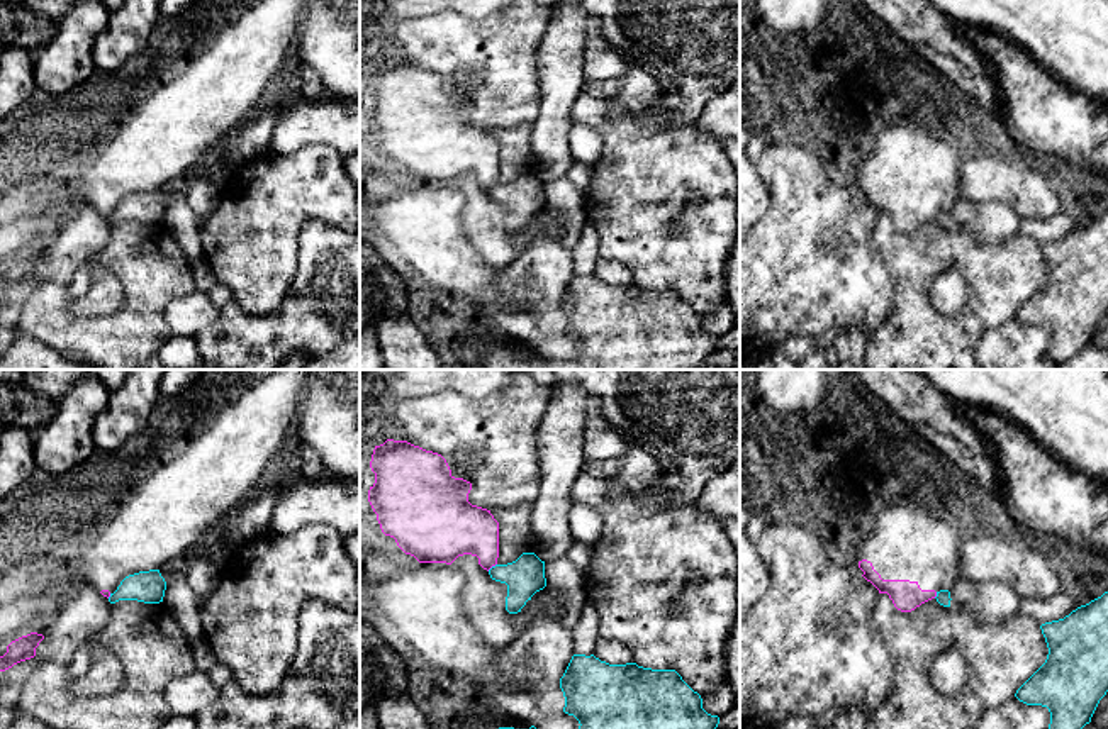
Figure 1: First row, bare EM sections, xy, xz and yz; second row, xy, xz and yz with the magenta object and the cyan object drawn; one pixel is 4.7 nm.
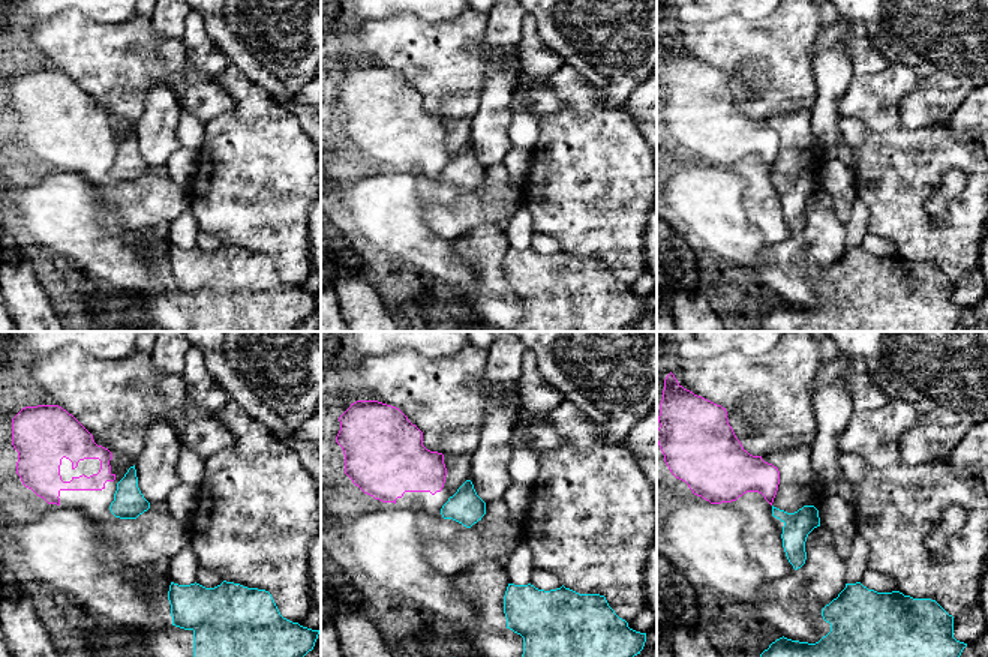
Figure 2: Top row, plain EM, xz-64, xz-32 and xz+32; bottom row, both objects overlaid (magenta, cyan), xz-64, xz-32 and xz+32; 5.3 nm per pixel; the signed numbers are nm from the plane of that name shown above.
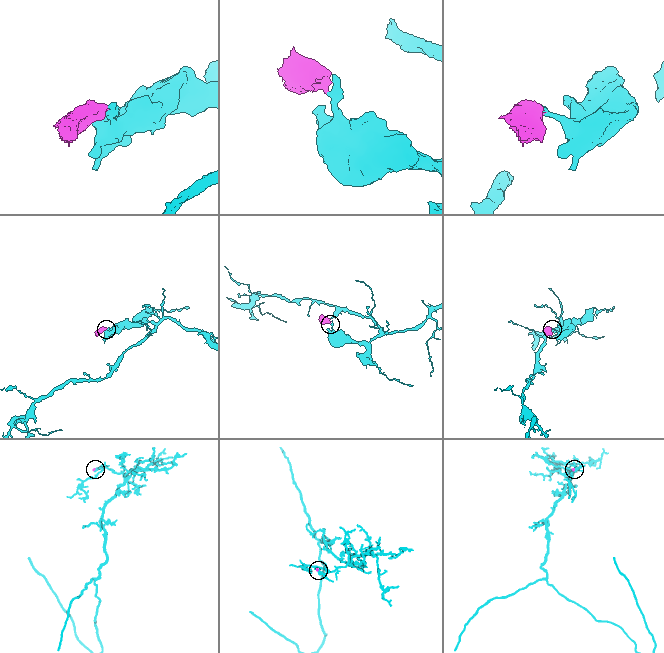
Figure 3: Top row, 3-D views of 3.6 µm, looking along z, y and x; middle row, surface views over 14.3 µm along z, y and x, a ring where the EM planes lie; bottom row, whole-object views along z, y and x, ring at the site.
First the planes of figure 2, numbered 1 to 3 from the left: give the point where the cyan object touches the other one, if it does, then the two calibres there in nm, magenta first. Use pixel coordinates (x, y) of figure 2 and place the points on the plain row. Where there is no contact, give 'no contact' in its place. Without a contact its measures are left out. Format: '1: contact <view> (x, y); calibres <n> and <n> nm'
1: no contact
2: no contact
3: no contact

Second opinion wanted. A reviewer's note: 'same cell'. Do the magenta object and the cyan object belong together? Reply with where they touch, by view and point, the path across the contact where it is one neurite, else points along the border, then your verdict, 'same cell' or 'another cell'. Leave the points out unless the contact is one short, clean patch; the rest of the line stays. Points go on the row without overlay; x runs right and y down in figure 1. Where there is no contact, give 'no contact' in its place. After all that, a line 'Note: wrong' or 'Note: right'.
meets magenta in xz at (491, 187); border along xz (496, 183), (487, 190); another cell
Note: wrong

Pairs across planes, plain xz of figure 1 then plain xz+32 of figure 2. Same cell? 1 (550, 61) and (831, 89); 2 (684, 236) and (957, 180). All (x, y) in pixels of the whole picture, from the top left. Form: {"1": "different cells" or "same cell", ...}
{"1": "same cell", "2": "different cells"}

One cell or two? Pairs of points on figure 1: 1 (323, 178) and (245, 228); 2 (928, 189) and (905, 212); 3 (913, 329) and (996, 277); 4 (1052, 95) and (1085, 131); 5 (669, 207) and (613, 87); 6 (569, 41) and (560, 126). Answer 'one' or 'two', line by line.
1: one
2: one
3: one
4: one
5: one
6: one

